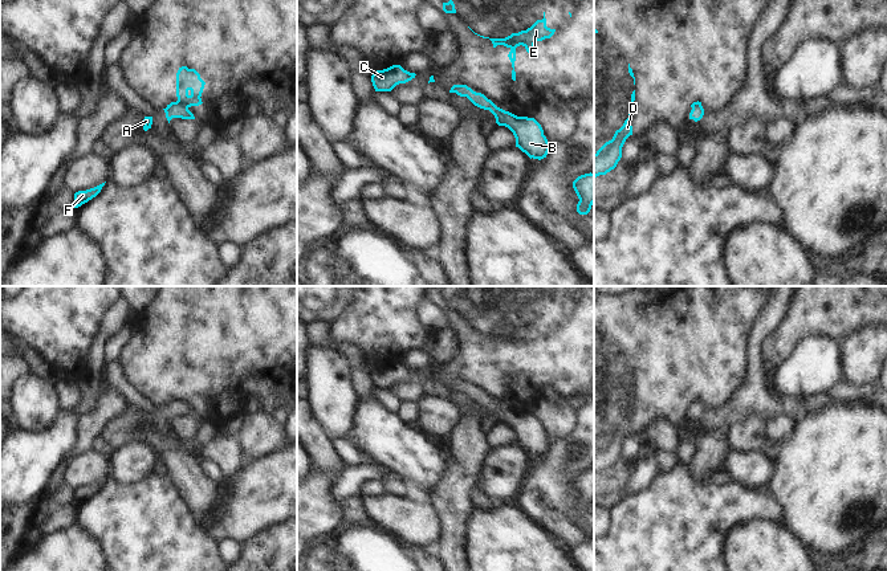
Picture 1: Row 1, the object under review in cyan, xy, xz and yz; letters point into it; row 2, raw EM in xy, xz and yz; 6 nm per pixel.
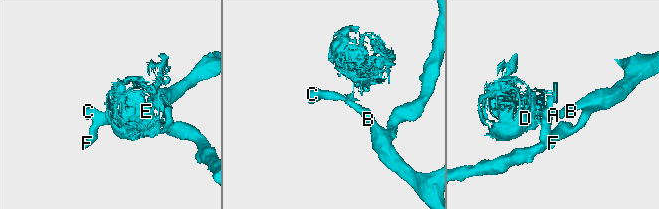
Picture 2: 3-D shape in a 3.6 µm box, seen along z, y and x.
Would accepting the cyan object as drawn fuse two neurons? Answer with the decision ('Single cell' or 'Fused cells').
Fused cells.

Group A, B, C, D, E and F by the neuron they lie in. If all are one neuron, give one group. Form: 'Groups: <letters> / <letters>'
Groups: A B C F / D E.

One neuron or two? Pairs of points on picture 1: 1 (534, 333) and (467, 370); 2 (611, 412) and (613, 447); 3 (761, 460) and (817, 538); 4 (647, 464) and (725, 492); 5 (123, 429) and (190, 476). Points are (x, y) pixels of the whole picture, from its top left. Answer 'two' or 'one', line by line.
1: one
2: one
3: two
4: two
5: one

